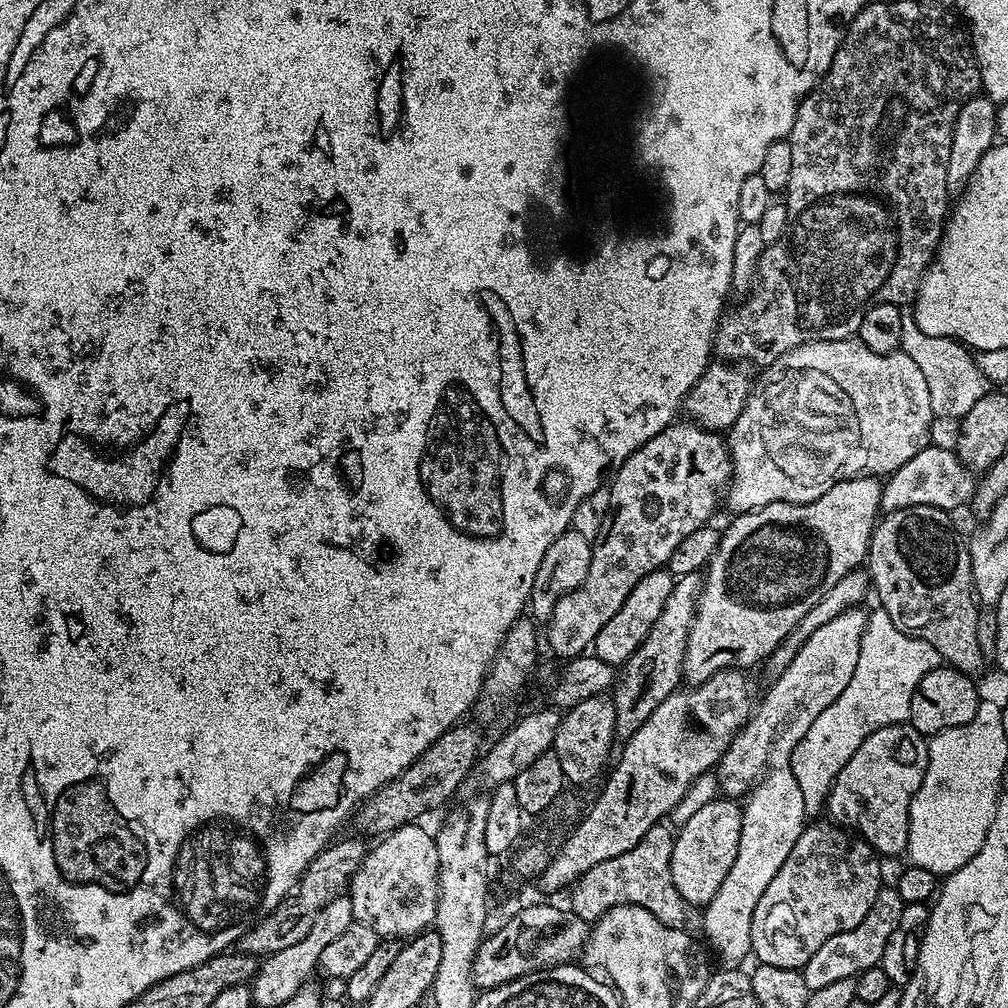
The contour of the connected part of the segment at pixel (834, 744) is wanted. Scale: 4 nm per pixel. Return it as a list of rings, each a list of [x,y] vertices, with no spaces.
[[[873,608],[868,612],[868,625],[862,634],[858,666],[854,666],[850,686],[846,686],[836,701],[814,718],[810,730],[806,730],[806,738],[798,742],[792,755],[792,773],[798,782],[798,790],[802,790],[804,811],[809,815],[825,811],[832,784],[842,766],[854,758],[854,750],[858,750],[874,730],[907,721],[918,682],[942,664],[938,650],[934,650],[930,642],[906,635],[894,626],[884,608]]]

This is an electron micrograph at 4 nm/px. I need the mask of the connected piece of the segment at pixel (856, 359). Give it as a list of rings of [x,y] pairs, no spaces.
[[[859,338],[847,340],[819,340],[798,346],[782,358],[778,358],[773,364],[763,369],[760,381],[755,381],[754,387],[748,393],[746,406],[742,406],[742,414],[734,422],[734,426],[727,433],[726,443],[729,452],[732,453],[732,479],[726,489],[726,504],[733,508],[733,513],[752,512],[755,508],[765,508],[767,504],[774,502],[790,502],[791,504],[805,504],[814,502],[814,498],[822,498],[830,486],[834,486],[843,480],[853,480],[863,476],[875,476],[887,478],[897,472],[914,454],[929,447],[932,436],[932,423],[934,417],[931,412],[930,391],[926,386],[925,375],[918,370],[918,365],[902,351],[886,354],[874,354],[870,346],[866,346]]]

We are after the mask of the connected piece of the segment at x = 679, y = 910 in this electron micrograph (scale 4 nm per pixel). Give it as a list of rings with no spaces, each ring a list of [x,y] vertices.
[[[664,827],[646,830],[638,846],[634,846],[626,854],[618,854],[618,858],[598,862],[598,866],[586,870],[586,874],[571,889],[570,911],[578,918],[595,922],[614,906],[633,904],[650,910],[650,914],[654,914],[654,918],[658,918],[666,926],[684,928],[690,905],[682,898],[682,894],[678,894],[678,886],[674,886],[674,878],[670,874],[674,832],[671,827]]]

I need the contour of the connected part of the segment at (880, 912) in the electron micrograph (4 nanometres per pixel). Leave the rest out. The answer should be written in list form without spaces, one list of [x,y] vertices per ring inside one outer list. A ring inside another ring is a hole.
[[[895,886],[881,887],[878,898],[874,898],[874,906],[854,930],[846,930],[834,934],[834,938],[826,938],[822,946],[814,953],[814,958],[806,962],[802,969],[809,992],[822,990],[822,986],[831,986],[833,982],[842,982],[842,978],[857,977],[860,973],[877,967],[882,958],[882,950],[886,950],[886,942],[890,934],[894,934],[894,926],[898,926],[898,918],[902,918],[904,899],[898,894]]]

